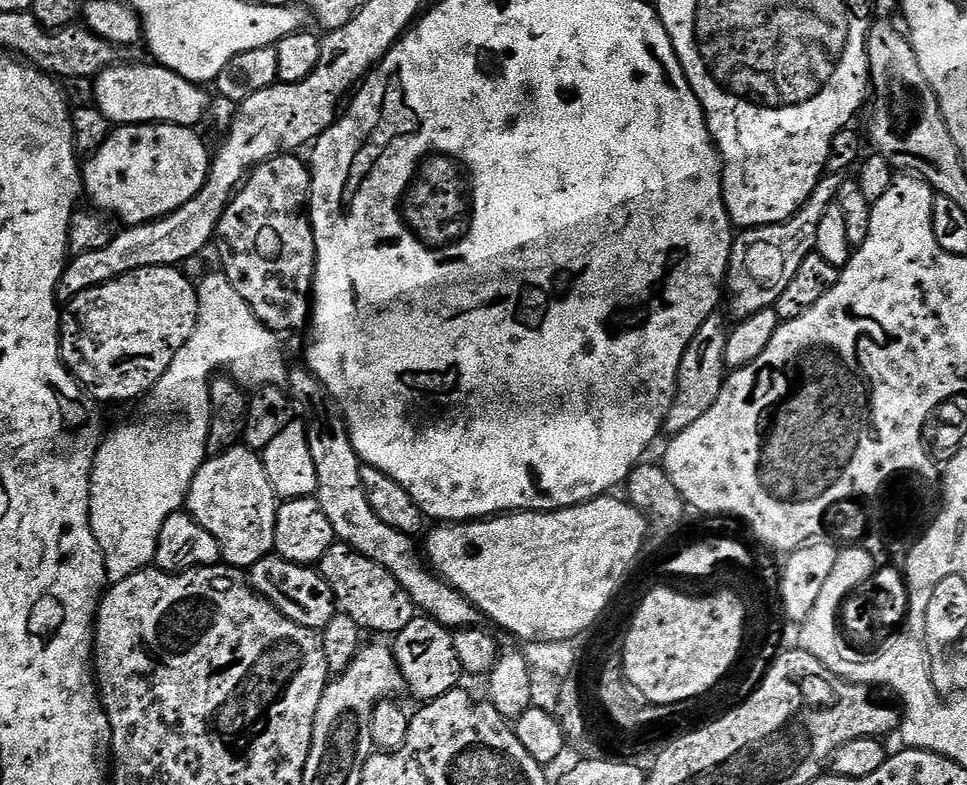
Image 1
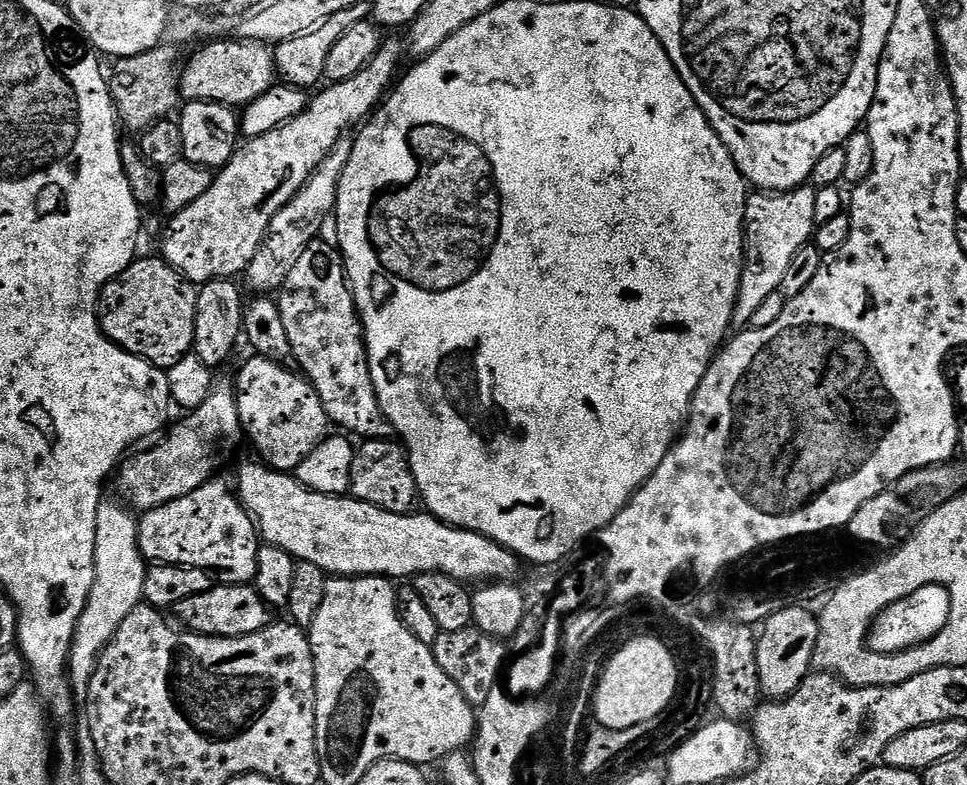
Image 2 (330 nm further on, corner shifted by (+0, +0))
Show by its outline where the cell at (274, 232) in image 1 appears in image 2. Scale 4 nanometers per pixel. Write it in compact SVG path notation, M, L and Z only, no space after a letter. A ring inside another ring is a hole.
M317 238L310 246L306 246L278 293L278 303L282 310L282 322L286 326L286 338L290 338L292 360L300 363L299 371L315 385L329 421L335 427L336 424L340 427L337 429L353 437L360 436L361 441L389 439L393 435L392 423L384 413L374 390L374 378L371 377L364 341L364 323L360 321L360 311L352 297L352 285L348 282L348 271L344 269L344 258L339 247L332 242L327 244L324 238Z

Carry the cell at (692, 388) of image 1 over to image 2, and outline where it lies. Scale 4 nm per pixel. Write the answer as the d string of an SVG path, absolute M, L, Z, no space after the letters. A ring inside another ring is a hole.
M811 186L792 188L788 192L756 190L749 195L744 208L746 243L744 262L740 269L740 289L732 315L733 325L744 330L749 327L762 301L780 291L782 277L788 273L794 254L813 239L816 230L814 198L816 189Z

